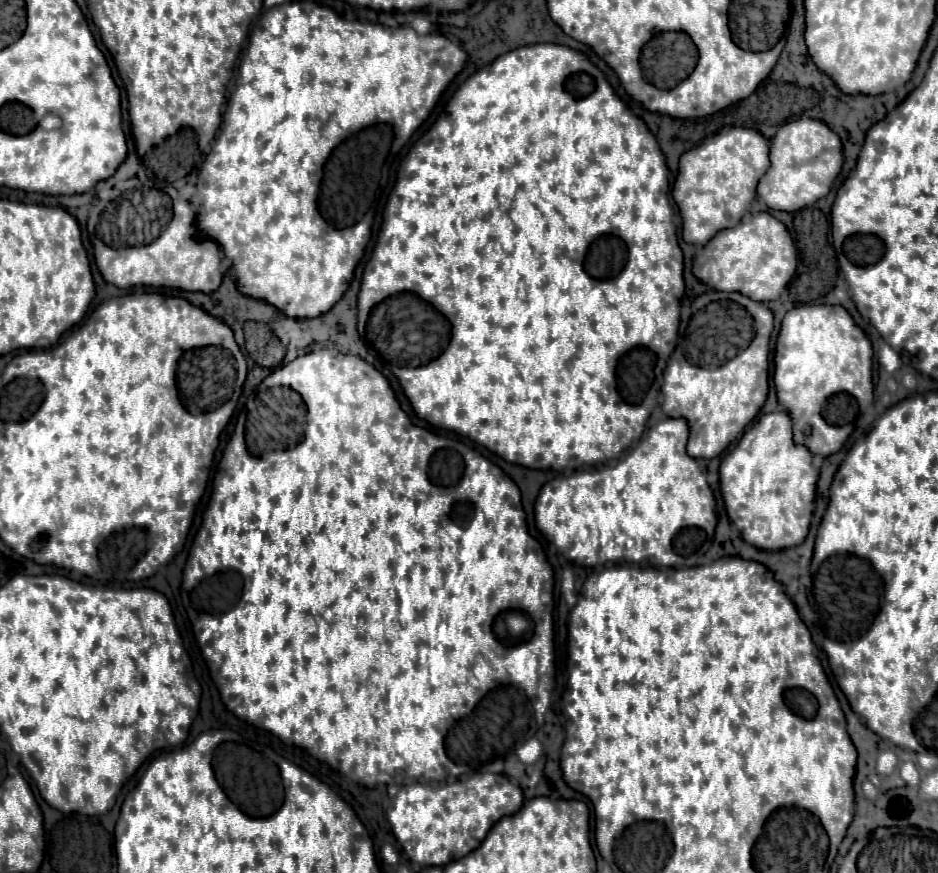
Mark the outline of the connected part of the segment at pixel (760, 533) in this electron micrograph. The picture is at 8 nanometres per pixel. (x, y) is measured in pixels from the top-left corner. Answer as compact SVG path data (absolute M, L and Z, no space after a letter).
M779 409L761 415L757 423L743 433L737 447L721 461L719 475L727 513L749 545L777 551L805 541L819 477L811 459L811 451L793 441L793 421L789 413Z

